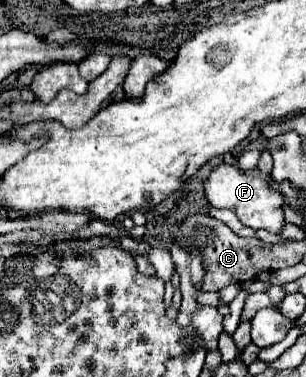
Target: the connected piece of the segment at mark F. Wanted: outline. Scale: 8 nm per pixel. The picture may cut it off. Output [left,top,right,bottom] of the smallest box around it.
[204,164,286,234]

